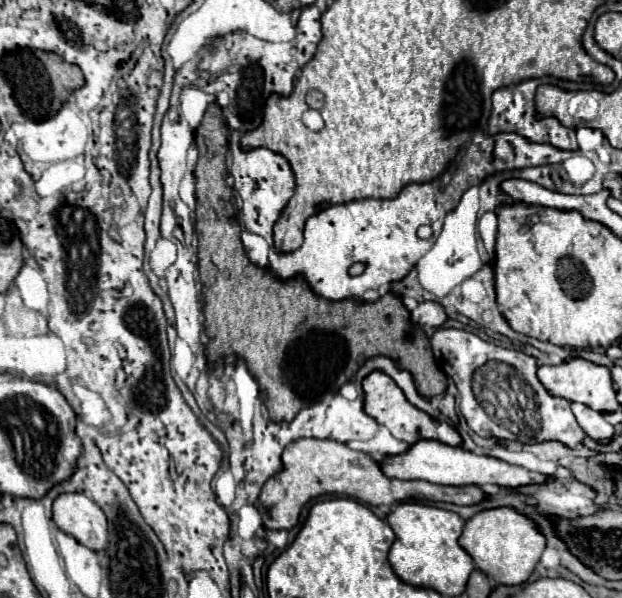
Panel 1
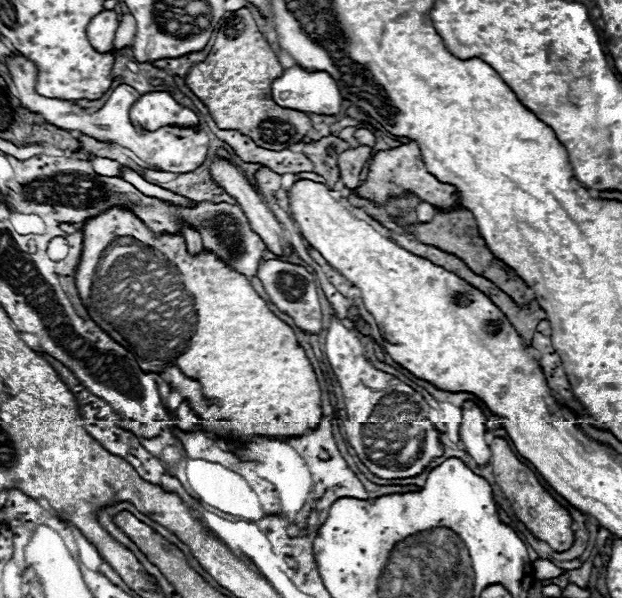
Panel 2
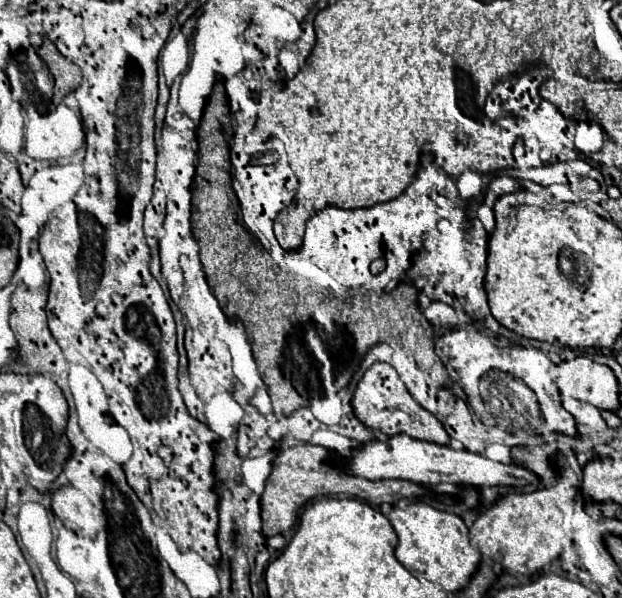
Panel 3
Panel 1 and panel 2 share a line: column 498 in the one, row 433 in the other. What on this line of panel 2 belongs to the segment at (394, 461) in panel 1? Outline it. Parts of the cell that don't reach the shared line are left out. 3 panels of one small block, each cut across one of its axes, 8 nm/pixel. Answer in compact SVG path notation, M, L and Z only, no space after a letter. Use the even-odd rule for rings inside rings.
M464 402L462 408L472 408L462 412L462 428L460 428L460 440L464 442L464 450L480 464L490 462L490 446L484 440L486 434L486 420L480 412L480 408L474 402Z

